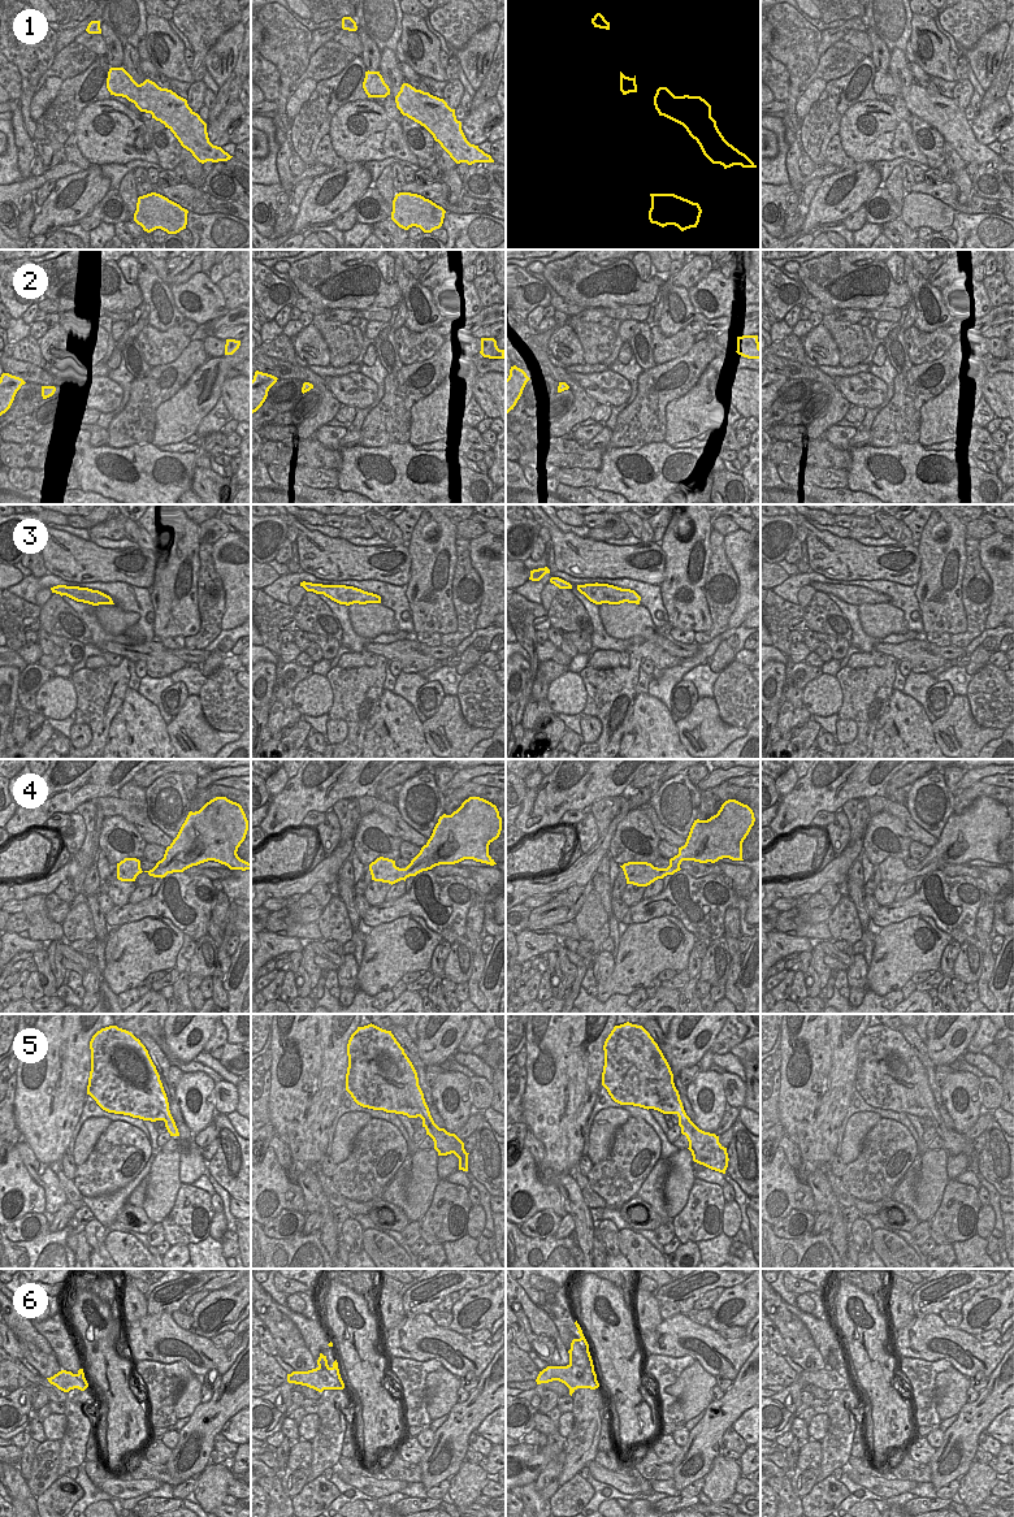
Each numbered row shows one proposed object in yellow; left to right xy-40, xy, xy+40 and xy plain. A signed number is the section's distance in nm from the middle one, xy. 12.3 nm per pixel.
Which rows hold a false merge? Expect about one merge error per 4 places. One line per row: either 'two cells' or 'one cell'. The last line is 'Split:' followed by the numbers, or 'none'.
1: one cell
2: one cell
3: two cells
4: one cell
5: one cell
6: two cells
Split: 3, 6

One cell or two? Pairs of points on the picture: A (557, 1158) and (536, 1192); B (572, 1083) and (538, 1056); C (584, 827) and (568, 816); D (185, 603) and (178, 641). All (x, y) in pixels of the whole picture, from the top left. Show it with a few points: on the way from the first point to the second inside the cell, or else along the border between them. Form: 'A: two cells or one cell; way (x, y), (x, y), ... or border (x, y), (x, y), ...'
A: two cells; border (534, 1165), (537, 1175), (547, 1184)
B: one cell; way (564, 1075), (546, 1058)
C: two cells; border (585, 811), (585, 815), (575, 826)
D: two cells; border (183, 636), (169, 636), (160, 640)

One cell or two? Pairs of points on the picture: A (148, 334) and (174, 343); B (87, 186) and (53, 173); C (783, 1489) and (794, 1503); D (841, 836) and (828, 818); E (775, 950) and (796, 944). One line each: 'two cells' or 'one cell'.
A: one cell
B: two cells
C: one cell
D: two cells
E: one cell

